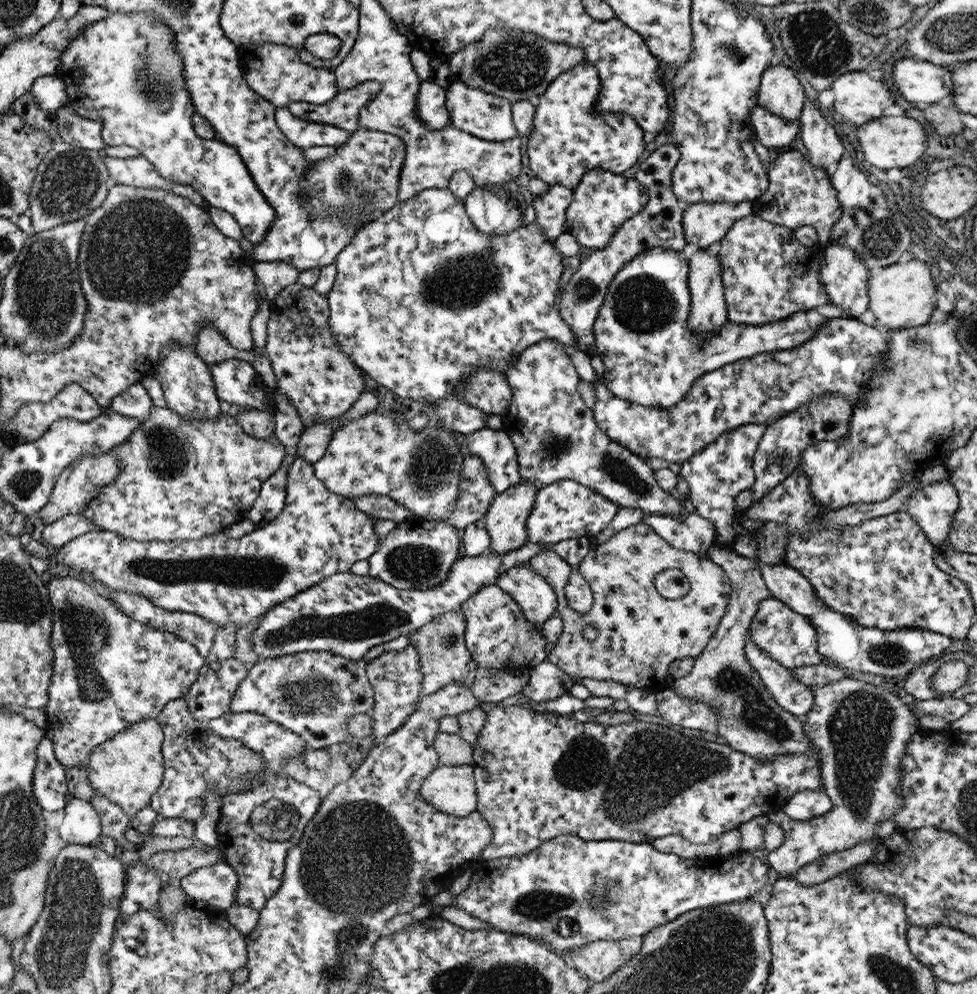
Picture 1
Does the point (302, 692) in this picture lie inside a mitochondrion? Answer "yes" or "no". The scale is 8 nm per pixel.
yes

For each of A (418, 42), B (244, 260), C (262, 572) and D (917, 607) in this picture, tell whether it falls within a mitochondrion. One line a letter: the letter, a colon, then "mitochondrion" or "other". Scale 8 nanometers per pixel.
A: other
B: other
C: mitochondrion
D: other

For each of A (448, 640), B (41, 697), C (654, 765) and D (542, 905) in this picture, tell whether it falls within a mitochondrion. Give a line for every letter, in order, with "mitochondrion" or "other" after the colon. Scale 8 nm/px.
A: mitochondrion
B: other
C: mitochondrion
D: mitochondrion

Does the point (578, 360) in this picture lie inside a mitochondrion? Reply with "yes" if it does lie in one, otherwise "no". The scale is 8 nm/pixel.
no

